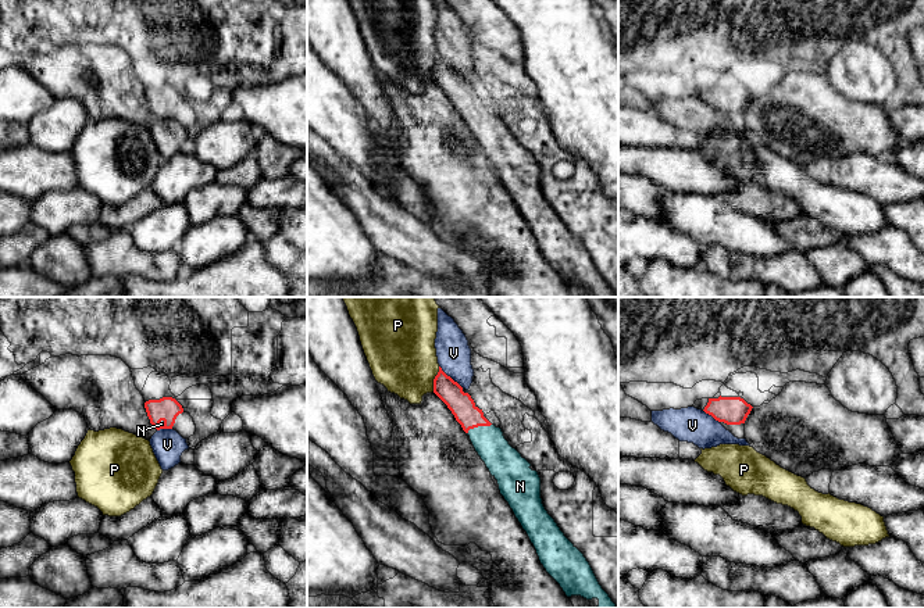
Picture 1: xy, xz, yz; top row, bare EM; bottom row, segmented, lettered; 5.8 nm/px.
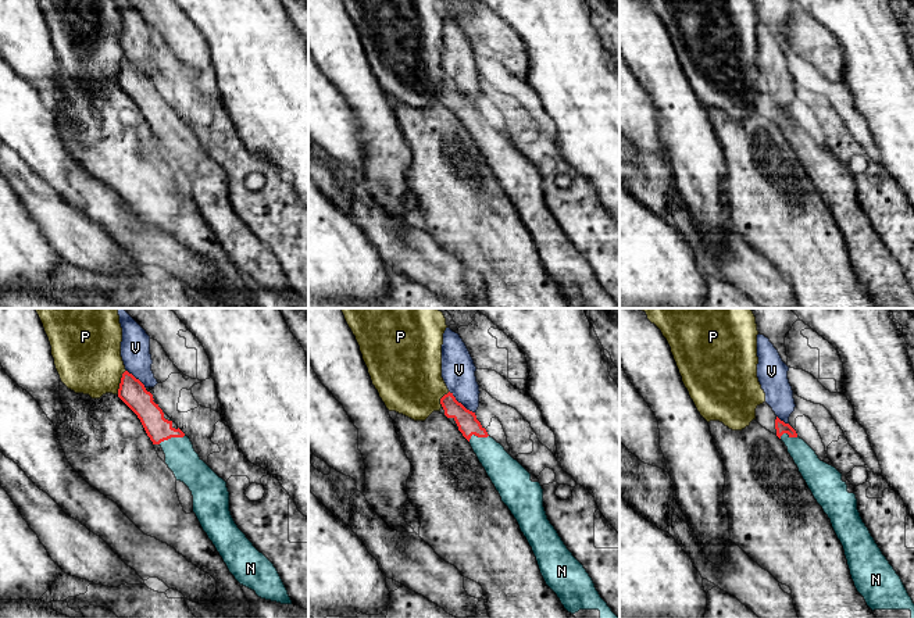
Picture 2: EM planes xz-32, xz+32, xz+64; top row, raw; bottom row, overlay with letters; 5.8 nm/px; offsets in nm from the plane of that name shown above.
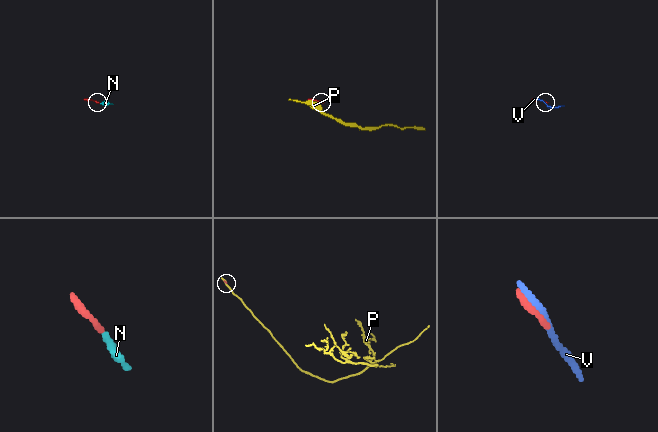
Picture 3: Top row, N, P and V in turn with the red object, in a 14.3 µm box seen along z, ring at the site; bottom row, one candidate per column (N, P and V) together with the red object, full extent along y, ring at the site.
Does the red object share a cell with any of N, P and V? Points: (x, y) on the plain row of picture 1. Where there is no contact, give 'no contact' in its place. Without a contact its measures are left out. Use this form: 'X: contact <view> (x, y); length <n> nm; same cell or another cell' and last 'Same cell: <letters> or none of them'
N: contact xz (478, 114); length 160 nm; same cell
P: contact xz (434, 68); length 150 nm; another cell
V: contact xz (449, 65); length 190 nm; another cell
Same cell: N

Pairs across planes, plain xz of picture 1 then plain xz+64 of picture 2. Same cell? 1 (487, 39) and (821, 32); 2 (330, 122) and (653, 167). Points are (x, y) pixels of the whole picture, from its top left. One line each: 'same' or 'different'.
1: same
2: different

